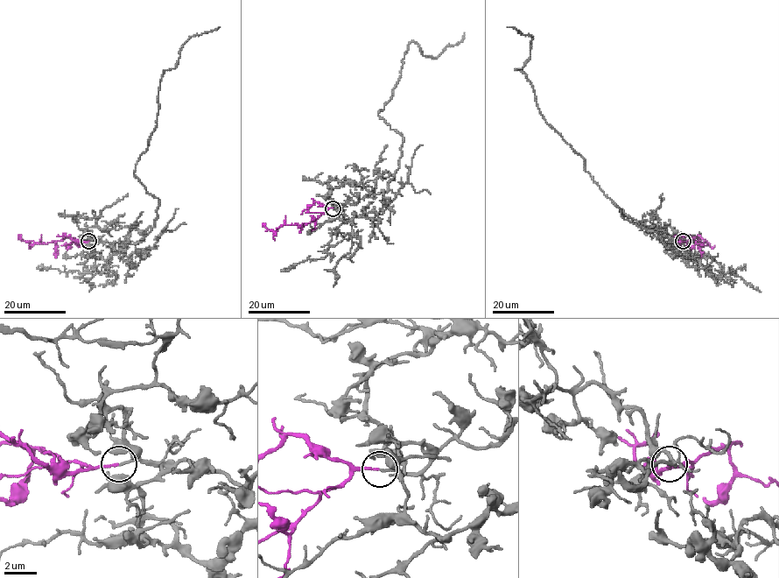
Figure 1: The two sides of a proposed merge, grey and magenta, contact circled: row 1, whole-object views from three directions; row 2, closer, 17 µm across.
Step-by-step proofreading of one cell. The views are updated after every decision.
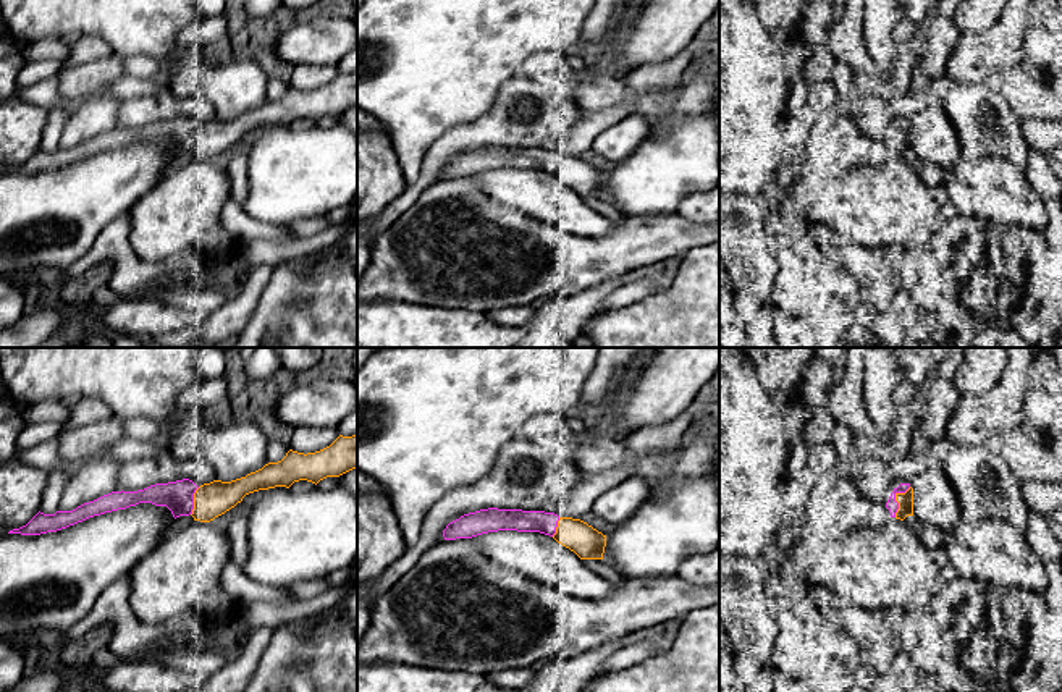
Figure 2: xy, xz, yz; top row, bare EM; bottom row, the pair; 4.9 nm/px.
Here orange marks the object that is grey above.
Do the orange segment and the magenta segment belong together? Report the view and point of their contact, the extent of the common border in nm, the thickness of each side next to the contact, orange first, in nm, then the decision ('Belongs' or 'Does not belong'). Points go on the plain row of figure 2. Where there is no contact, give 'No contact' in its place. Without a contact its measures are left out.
Touches orange at yz (896, 136). Shared border 170 nm. Thickness 80 nm (orange) against 60 nm. Belongs

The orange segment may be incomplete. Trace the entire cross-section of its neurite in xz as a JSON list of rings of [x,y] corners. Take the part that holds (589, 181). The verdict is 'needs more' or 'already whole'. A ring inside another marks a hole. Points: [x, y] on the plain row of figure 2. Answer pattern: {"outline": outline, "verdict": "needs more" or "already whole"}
{"outline": [[[488,146],[461,154],[443,168],[445,178],[472,176],[488,170],[540,170],[574,189],[580,197],[603,197],[606,173],[580,157],[554,150]]], "verdict": "needs more"}

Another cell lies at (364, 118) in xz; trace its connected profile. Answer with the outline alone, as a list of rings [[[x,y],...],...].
[[[357,107],[357,131],[360,129],[378,129],[388,133],[388,126],[385,123]]]

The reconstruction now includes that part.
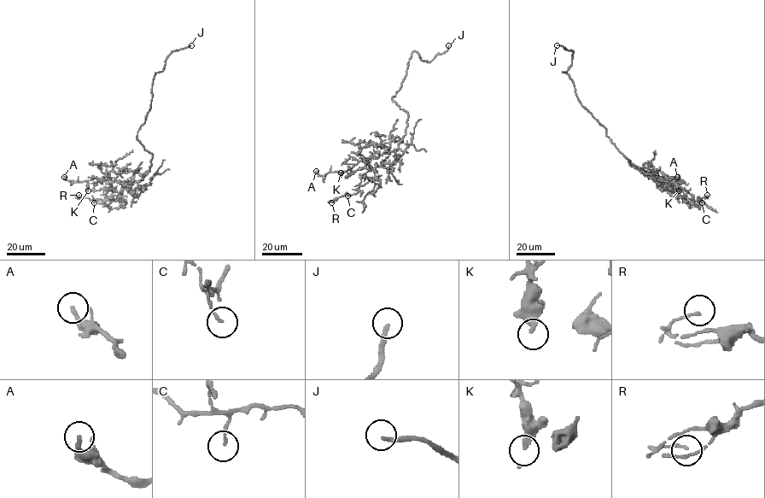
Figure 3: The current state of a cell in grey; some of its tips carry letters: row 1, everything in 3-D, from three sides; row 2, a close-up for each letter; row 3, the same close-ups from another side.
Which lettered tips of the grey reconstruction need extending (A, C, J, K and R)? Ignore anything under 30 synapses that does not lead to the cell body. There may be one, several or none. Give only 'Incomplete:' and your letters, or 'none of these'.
Incomplete: J

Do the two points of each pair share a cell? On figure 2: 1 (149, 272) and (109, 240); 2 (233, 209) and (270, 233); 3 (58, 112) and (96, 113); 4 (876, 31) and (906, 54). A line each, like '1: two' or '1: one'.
1: one
2: one
3: two
4: two

